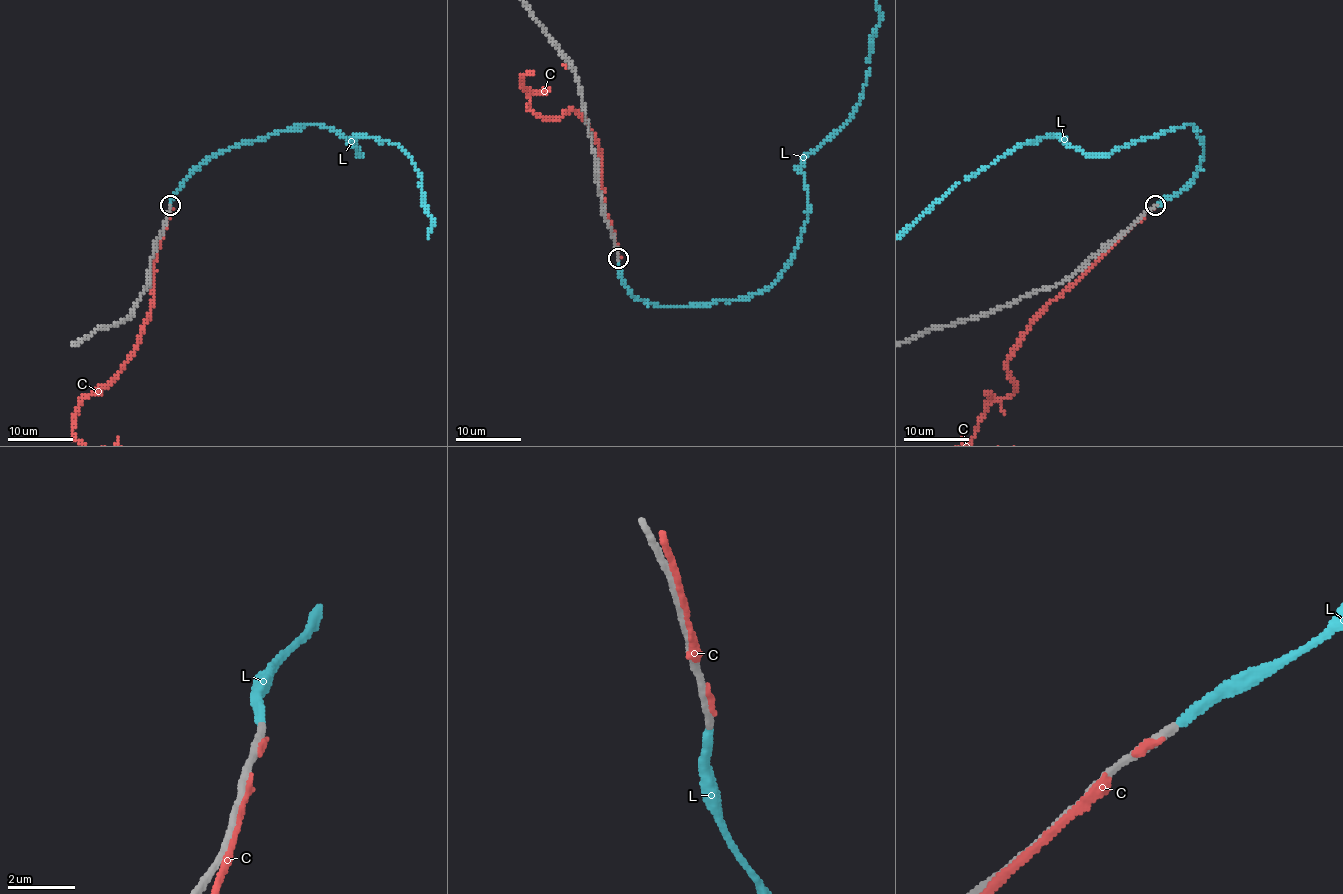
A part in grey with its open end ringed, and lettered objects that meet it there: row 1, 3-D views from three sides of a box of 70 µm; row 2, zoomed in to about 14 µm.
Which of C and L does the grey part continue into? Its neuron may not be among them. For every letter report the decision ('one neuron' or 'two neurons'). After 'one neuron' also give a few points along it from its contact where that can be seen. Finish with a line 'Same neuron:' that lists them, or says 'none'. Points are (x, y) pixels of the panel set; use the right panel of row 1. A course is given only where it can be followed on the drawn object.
C: two neurons
L: one neuron
Same neuron: L

